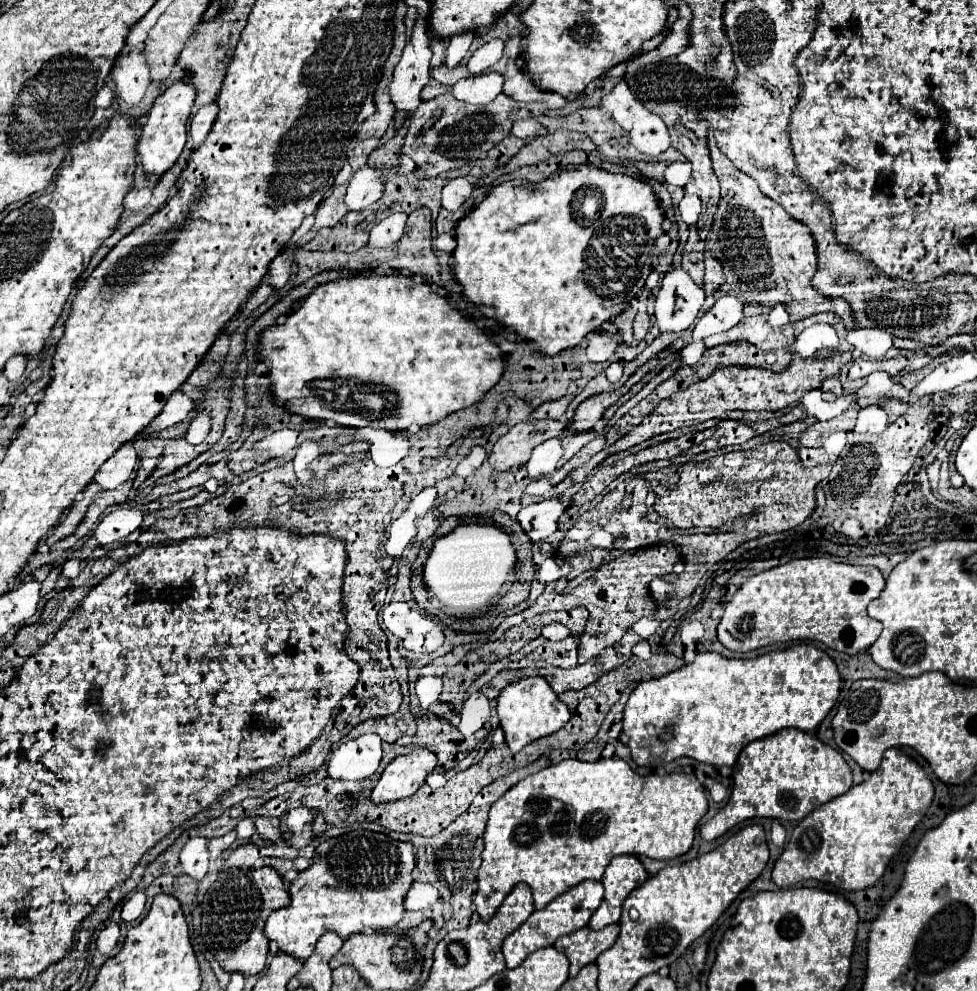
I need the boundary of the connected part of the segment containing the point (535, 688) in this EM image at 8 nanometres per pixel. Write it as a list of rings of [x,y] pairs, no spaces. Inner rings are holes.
[[[542,676],[522,678],[514,684],[508,684],[498,696],[496,710],[498,710],[498,718],[500,718],[500,728],[506,734],[506,744],[510,746],[512,752],[520,752],[530,742],[534,742],[542,736],[554,734],[570,720],[570,712],[568,712],[566,704],[552,692],[550,684]]]

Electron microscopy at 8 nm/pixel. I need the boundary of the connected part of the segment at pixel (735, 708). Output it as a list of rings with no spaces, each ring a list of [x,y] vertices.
[[[812,644],[790,646],[788,650],[768,652],[750,660],[730,660],[716,652],[702,652],[692,664],[686,664],[662,678],[640,682],[624,708],[624,736],[636,764],[646,766],[652,760],[672,762],[688,756],[712,766],[734,766],[740,750],[782,728],[812,732],[832,710],[840,694],[840,674],[834,660]]]

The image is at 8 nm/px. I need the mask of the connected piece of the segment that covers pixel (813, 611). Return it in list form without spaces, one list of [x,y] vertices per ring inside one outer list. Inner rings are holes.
[[[798,558],[748,578],[724,608],[718,624],[718,640],[734,652],[750,652],[776,642],[818,640],[844,654],[866,652],[882,632],[882,624],[866,612],[868,604],[884,590],[884,576],[874,566],[840,564],[830,558]]]

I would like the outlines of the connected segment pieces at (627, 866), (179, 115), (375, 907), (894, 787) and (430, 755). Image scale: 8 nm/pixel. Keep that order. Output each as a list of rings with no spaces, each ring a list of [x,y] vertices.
[[[630,854],[616,856],[606,866],[606,872],[602,878],[606,894],[604,894],[600,908],[592,914],[588,926],[592,930],[600,930],[608,924],[618,922],[622,902],[634,888],[638,888],[642,882],[646,882],[646,878],[648,878],[648,872],[644,870],[642,862],[636,856],[630,856]]]
[[[176,82],[154,100],[150,114],[146,116],[146,124],[142,126],[142,134],[138,140],[138,152],[136,152],[144,168],[144,174],[150,180],[162,178],[162,174],[168,172],[168,168],[172,168],[172,164],[182,154],[184,144],[186,144],[186,124],[190,118],[194,96],[196,96],[196,90],[190,84]]]
[[[352,830],[342,836],[330,838],[316,848],[312,858],[312,866],[302,870],[298,878],[290,886],[292,902],[286,908],[274,910],[266,920],[266,934],[270,940],[278,944],[278,948],[294,958],[308,958],[318,942],[318,938],[332,930],[340,938],[348,938],[352,934],[364,932],[372,934],[378,930],[388,930],[396,926],[404,916],[404,898],[412,886],[412,870],[414,870],[414,854],[412,842],[398,842],[386,834],[370,832],[370,830]]]
[[[892,748],[884,752],[878,770],[840,798],[814,808],[792,832],[792,838],[776,860],[772,880],[778,888],[788,888],[800,880],[820,880],[842,890],[864,890],[874,886],[890,858],[902,848],[914,826],[924,818],[934,798],[934,784],[924,768]]]
[[[416,748],[410,754],[396,756],[382,772],[372,790],[372,802],[384,804],[412,796],[436,766],[436,754],[426,748]]]

